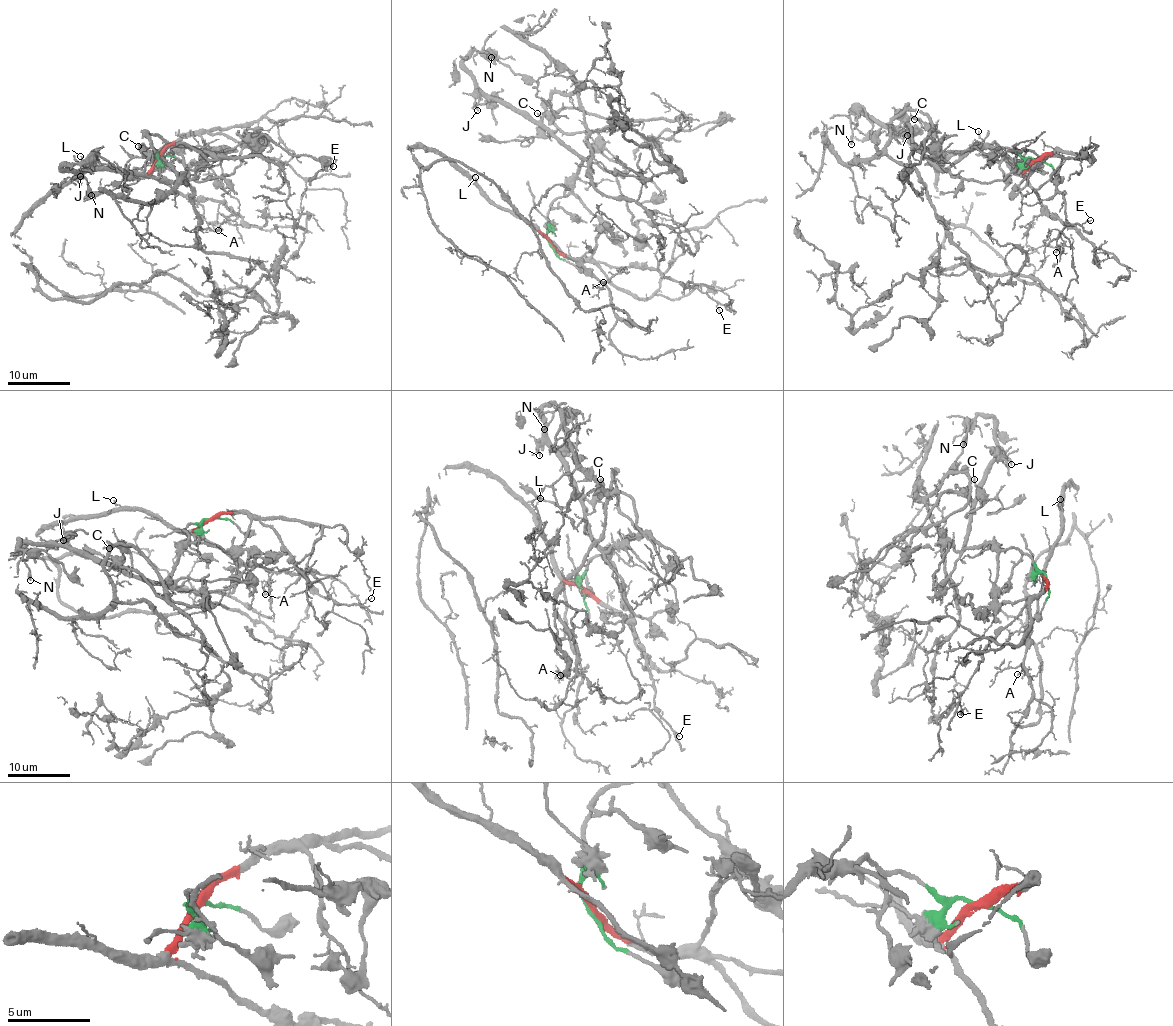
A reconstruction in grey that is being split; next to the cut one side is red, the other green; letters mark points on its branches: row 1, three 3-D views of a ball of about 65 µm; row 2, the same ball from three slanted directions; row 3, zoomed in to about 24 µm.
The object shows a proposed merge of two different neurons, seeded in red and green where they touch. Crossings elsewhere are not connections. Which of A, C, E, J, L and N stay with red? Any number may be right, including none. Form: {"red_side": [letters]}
{"red_side": ["A", "E", "L"]}

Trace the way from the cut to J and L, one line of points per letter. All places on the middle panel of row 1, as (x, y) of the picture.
J: (549, 243), (548, 212), (570, 190), (581, 158), (544, 129), (492, 98), (478, 95), (478, 110)
L: (549, 243), (549, 239), (525, 221), (497, 207), (475, 177)

